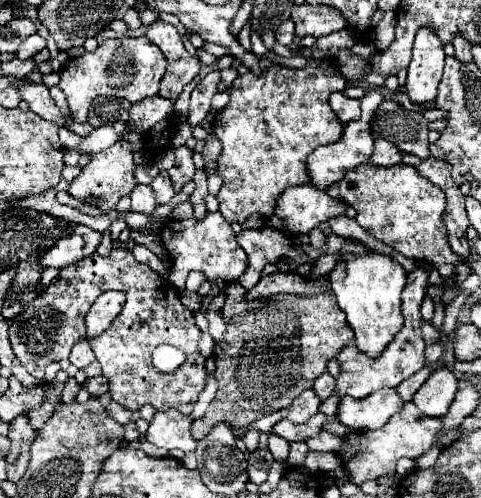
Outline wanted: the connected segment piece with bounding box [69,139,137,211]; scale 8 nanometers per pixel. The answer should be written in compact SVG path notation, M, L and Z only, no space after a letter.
M121 139L115 145L111 145L109 149L93 155L93 159L89 161L89 165L83 167L81 175L69 183L69 193L73 197L77 197L77 199L83 199L83 197L99 197L103 201L99 207L103 211L111 211L111 209L115 209L117 201L123 195L129 195L135 189L137 181L135 181L133 169L135 169L135 161L133 161L131 143L125 141L125 139Z

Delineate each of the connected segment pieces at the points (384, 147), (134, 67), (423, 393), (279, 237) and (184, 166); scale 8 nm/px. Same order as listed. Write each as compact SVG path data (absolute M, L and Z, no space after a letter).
M377 139L373 155L371 155L371 163L377 165L377 167L399 165L401 163L401 153L399 153L399 149L393 143L389 143L385 139Z
M121 37L121 39L105 39L91 53L83 53L81 57L69 59L65 67L59 71L61 81L59 89L65 93L73 119L77 123L85 123L89 117L91 103L97 95L113 95L137 103L145 97L153 97L159 91L159 81L165 73L167 61L161 49L153 45L147 37Z
M441 367L431 373L431 377L421 385L421 389L415 393L413 403L419 407L421 413L429 417L441 417L449 409L453 397L457 391L457 375Z
M271 227L243 231L237 235L237 241L249 259L245 273L237 279L245 289L251 289L261 279L265 263L273 263L273 253L279 253L279 257L283 257L283 253L287 253L287 247L293 245L291 235L285 235Z
M187 146L175 149L175 165L169 169L169 177L173 181L173 189L181 191L185 183L193 179L193 173L197 171L192 160L193 151Z

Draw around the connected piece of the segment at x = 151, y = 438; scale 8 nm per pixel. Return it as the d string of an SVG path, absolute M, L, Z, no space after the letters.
M177 409L157 411L149 423L145 439L155 447L163 447L169 451L171 449L193 451L197 441L191 437L189 427L191 427L189 415L183 415Z

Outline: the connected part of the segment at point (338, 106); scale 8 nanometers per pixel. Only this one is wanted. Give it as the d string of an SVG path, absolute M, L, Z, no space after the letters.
M333 93L333 111L337 115L337 119L345 125L353 119L361 117L361 109L359 109L359 101L357 99L349 99L343 93Z

